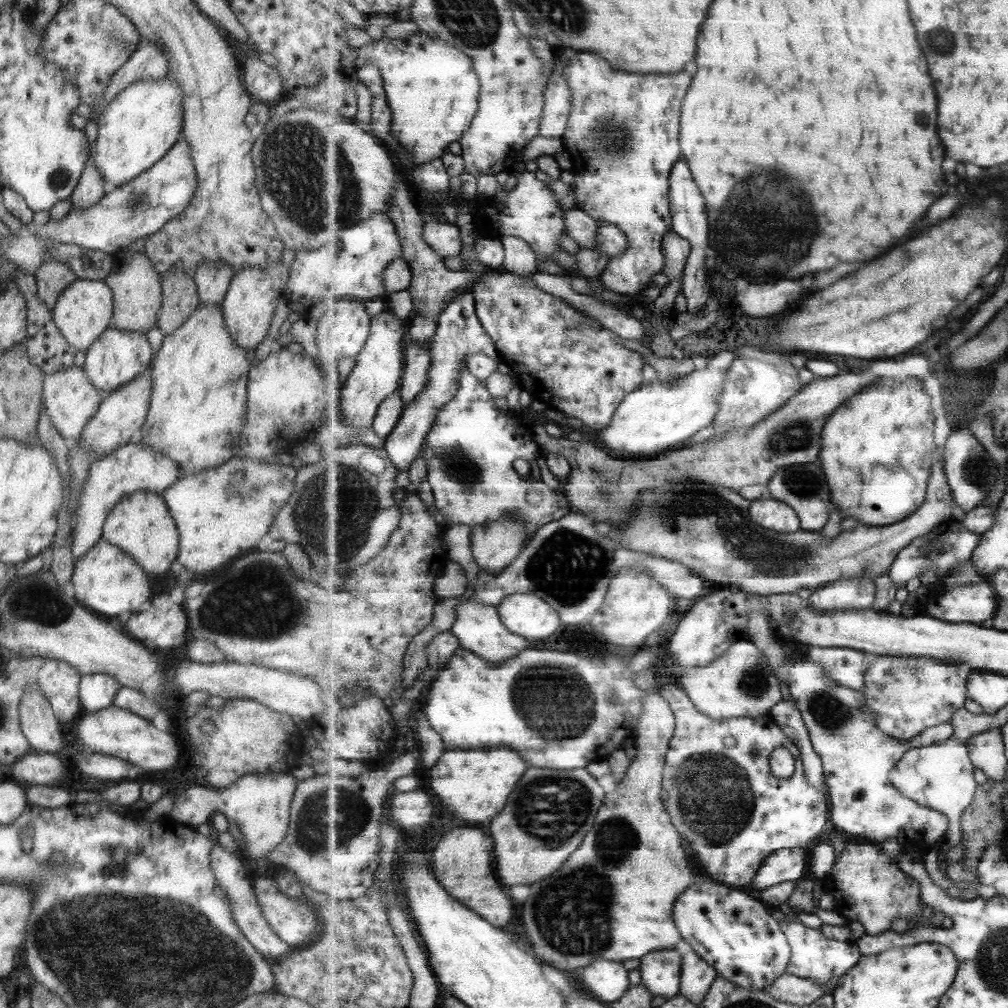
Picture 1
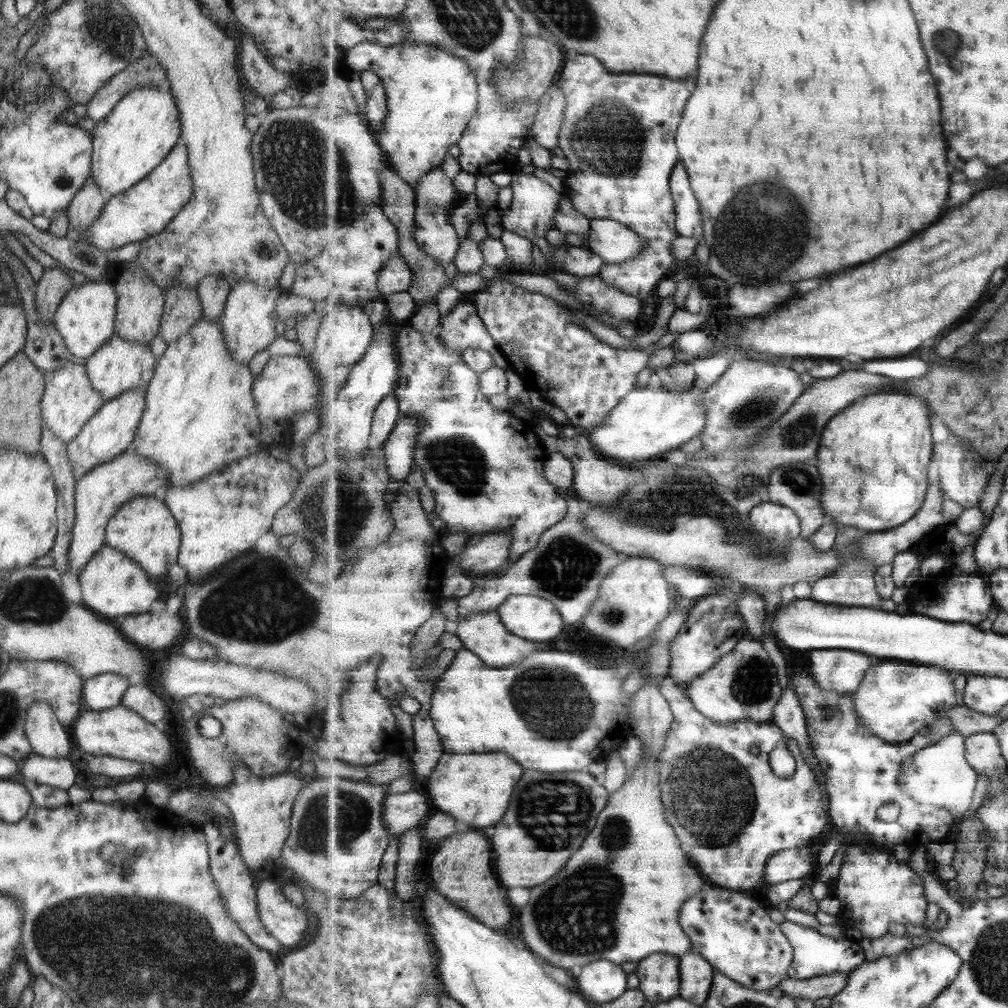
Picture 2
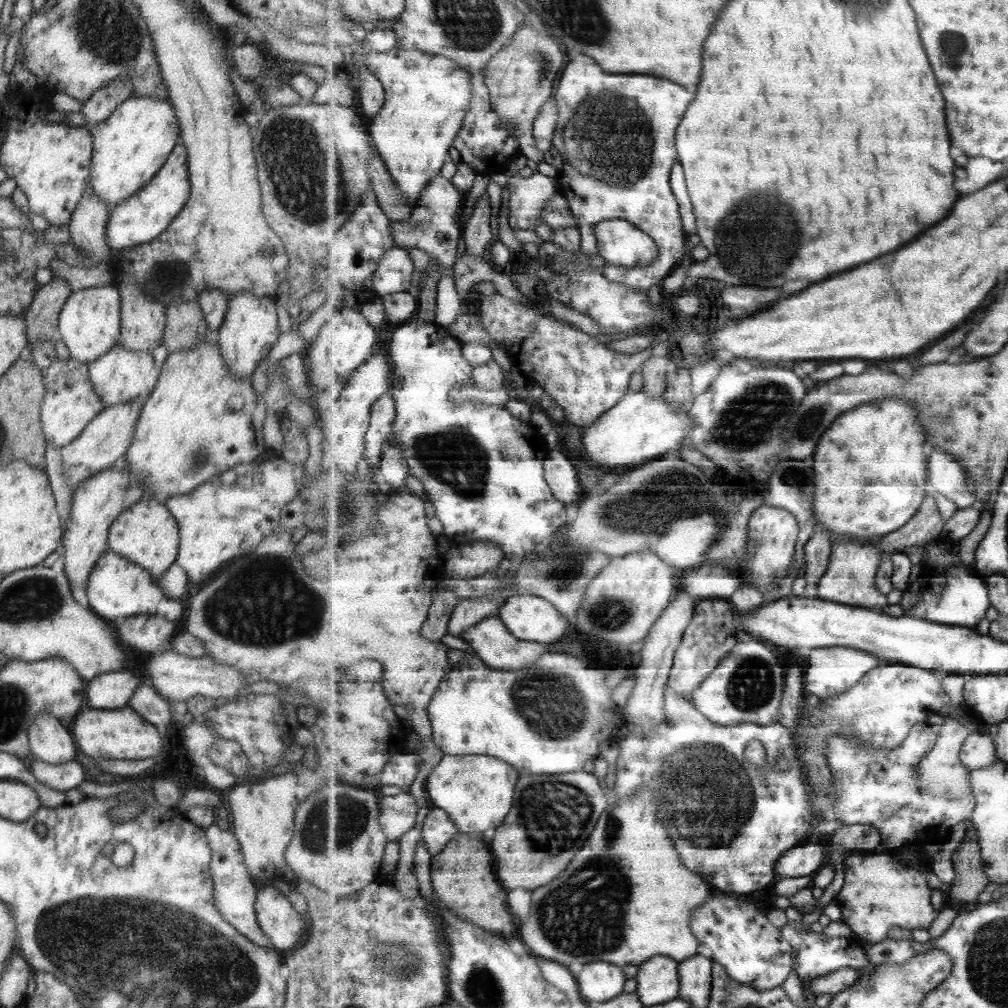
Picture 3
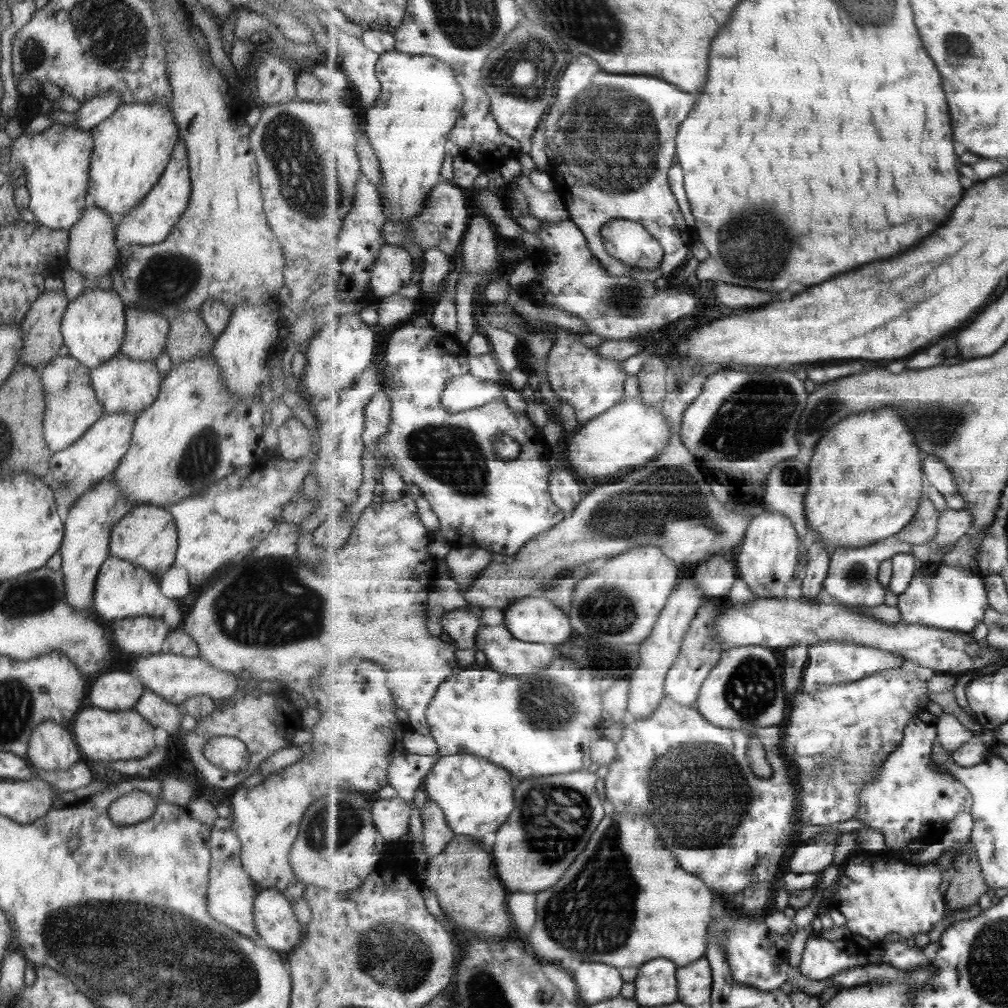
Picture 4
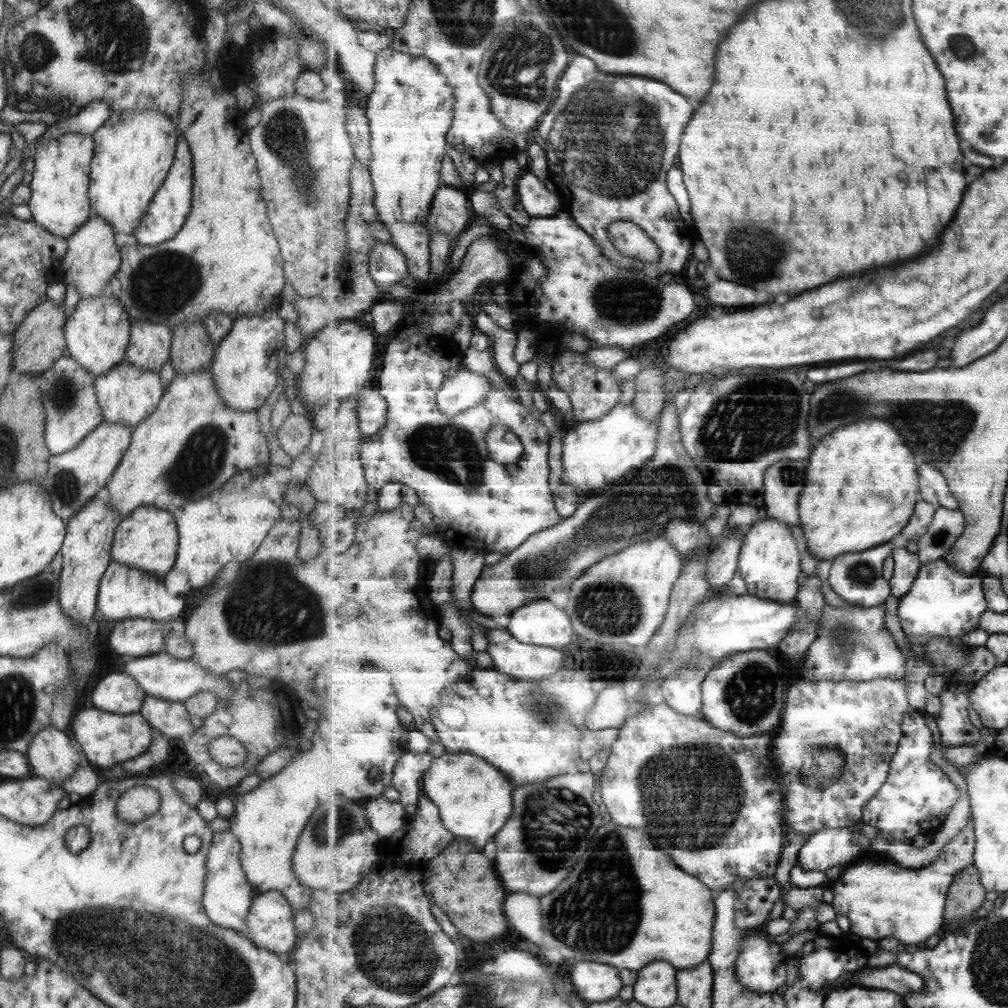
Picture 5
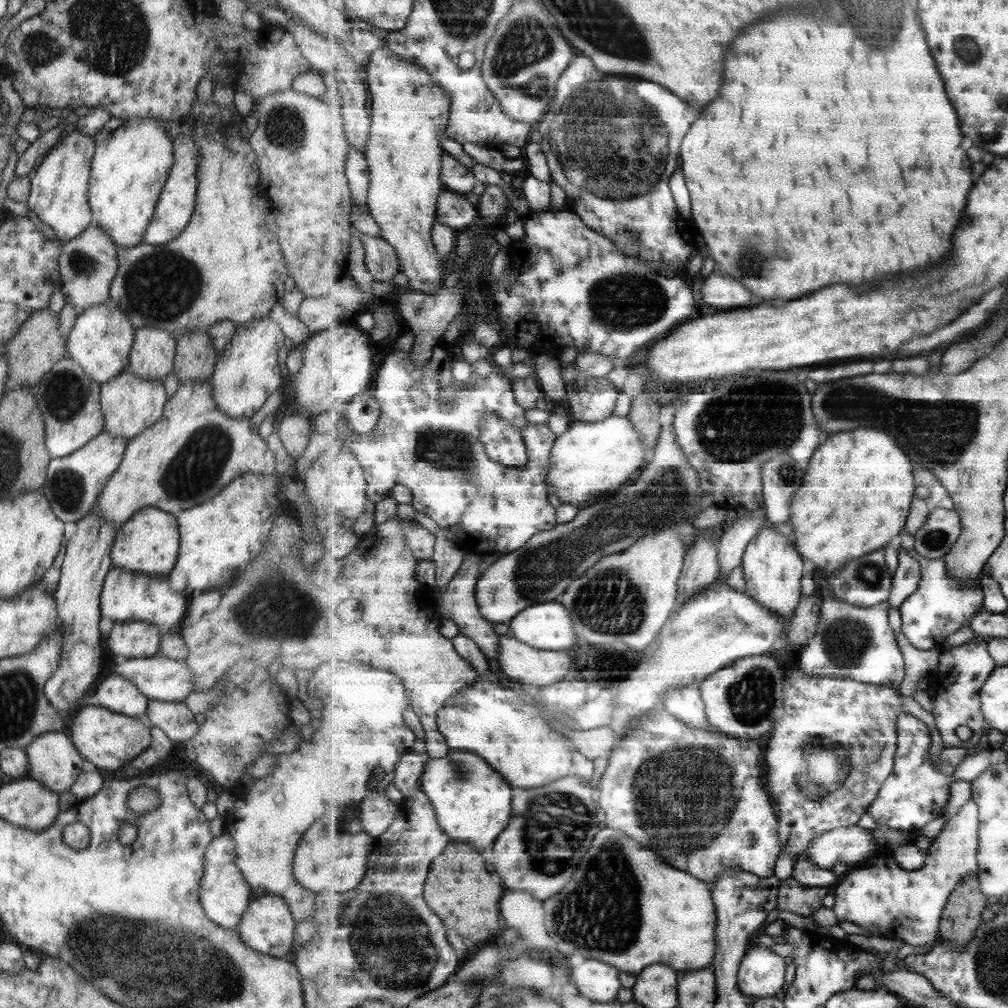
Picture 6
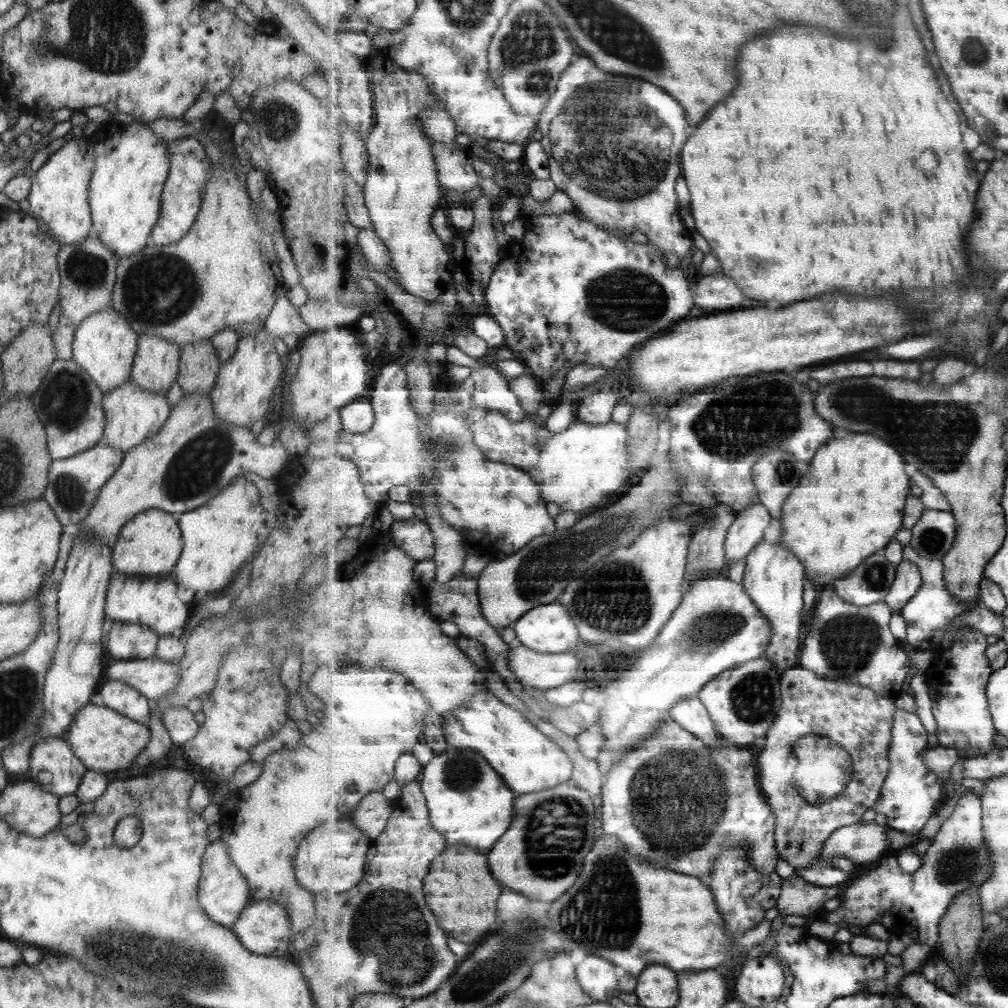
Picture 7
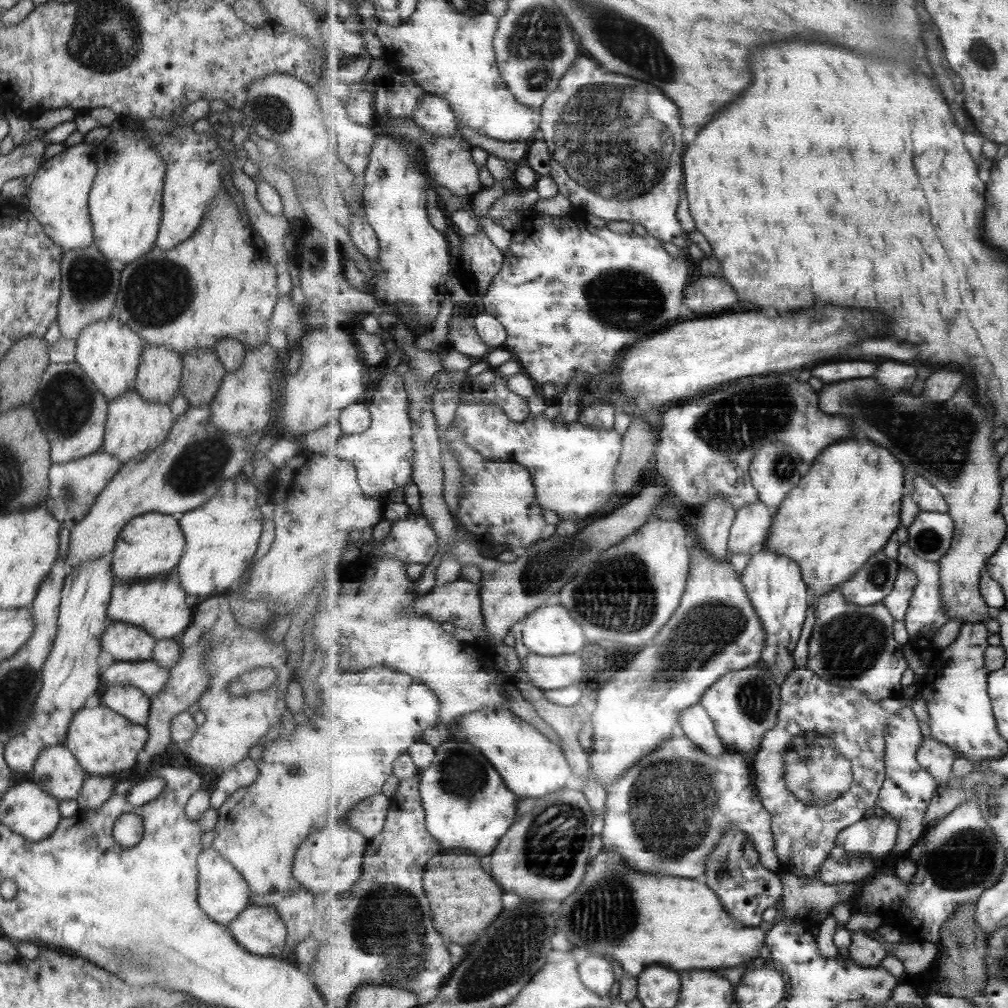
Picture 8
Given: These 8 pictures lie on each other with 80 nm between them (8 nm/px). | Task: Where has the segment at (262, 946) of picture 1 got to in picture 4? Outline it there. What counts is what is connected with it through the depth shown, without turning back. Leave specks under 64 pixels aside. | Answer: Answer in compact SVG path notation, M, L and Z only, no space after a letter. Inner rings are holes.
M210 828L208 846L210 849L210 865L208 868L208 885L206 890L207 914L219 922L238 932L241 936L260 943L261 938L253 925L252 909L257 886L247 876L240 863L240 843L234 832L229 829Z

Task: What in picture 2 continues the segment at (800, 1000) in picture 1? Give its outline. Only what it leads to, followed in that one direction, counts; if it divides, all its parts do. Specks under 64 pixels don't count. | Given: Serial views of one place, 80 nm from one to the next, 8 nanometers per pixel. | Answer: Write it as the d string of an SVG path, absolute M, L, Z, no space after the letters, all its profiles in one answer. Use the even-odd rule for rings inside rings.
M831 974L827 976L817 976L810 979L787 978L778 984L778 989L787 996L804 1000L819 1000L825 996L834 998L846 986L848 974Z

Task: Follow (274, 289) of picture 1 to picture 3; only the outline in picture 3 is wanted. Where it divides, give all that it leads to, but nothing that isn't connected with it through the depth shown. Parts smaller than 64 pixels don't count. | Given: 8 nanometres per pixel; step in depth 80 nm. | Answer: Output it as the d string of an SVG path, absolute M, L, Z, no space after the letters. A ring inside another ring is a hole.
M247 291L228 298L226 316L216 332L218 333L217 350L225 366L234 374L234 377L240 379L245 377L249 380L253 369L267 356L277 340L283 337L277 326L273 299L268 296L255 298L247 294Z

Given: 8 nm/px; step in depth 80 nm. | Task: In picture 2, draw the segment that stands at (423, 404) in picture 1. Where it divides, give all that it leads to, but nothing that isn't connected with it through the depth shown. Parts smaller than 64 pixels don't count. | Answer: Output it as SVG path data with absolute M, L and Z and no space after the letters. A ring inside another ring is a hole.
M467 296L461 304L457 304L449 316L445 316L442 325L437 332L442 344L449 351L465 353L468 348L483 350L495 360L496 366L503 370L512 370L511 362L507 360L505 353L487 331L484 321L479 317L472 298ZM403 417L397 423L389 441L382 442L387 472L393 481L405 482L416 464L416 448L419 445L417 437L421 433L420 420L417 417Z

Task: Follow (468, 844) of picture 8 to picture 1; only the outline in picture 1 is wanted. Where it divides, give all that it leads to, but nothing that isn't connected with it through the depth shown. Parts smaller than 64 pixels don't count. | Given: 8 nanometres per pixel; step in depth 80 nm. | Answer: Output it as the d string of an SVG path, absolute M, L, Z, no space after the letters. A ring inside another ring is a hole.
M493 748L493 750L449 750L437 761L437 766L429 772L429 784L433 792L437 792L438 800L441 800L447 808L447 814L451 814L455 820L467 820L467 822L487 822L493 816L497 816L505 804L509 794L515 790L517 780L523 778L527 772L527 762L511 748Z

